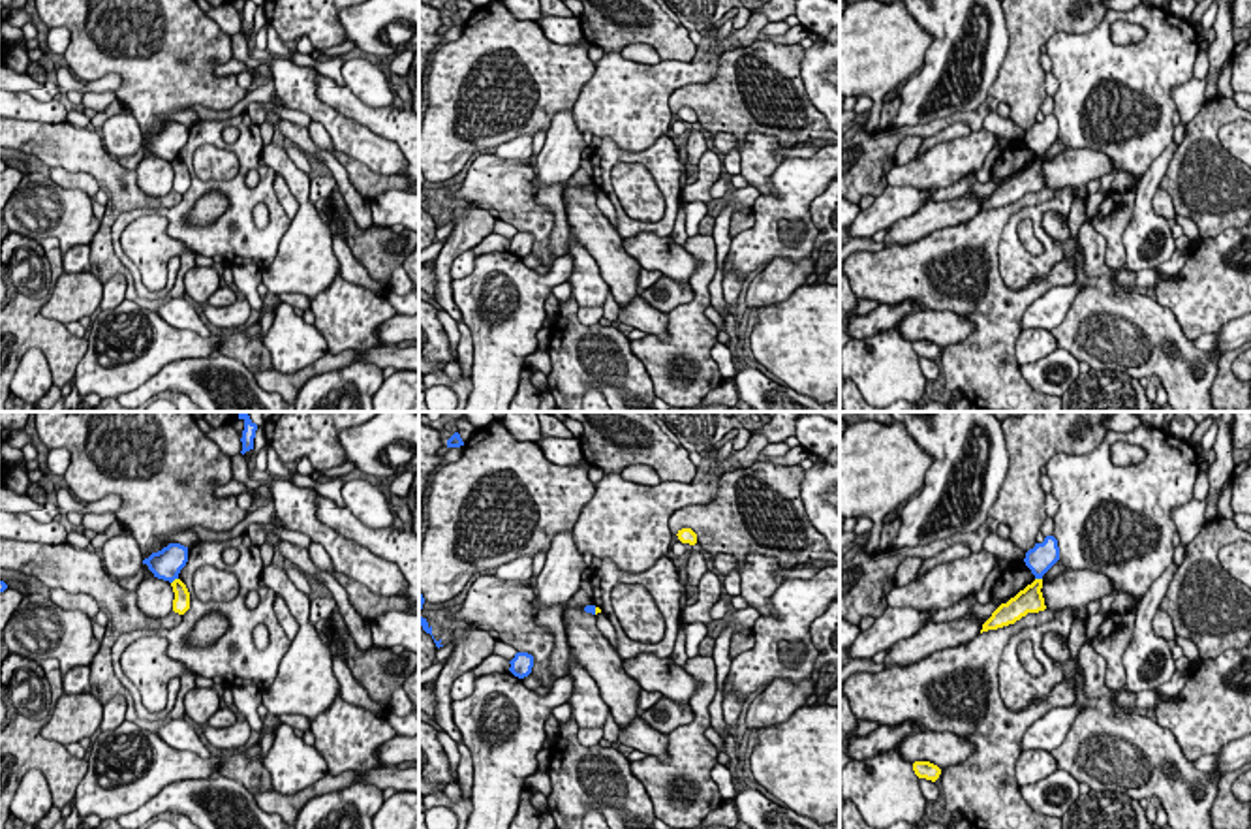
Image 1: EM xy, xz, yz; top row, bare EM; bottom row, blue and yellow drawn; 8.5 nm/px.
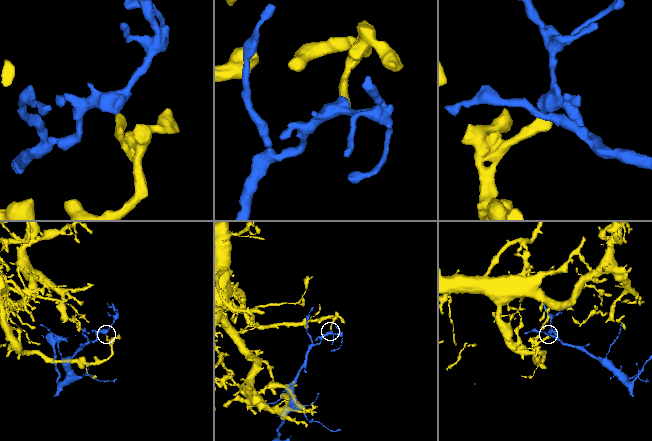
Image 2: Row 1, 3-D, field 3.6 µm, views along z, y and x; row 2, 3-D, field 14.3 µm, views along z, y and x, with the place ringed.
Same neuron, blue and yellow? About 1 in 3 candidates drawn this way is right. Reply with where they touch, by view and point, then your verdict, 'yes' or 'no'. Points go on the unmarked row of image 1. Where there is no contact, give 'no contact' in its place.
meets blue in xy at (173, 158); no

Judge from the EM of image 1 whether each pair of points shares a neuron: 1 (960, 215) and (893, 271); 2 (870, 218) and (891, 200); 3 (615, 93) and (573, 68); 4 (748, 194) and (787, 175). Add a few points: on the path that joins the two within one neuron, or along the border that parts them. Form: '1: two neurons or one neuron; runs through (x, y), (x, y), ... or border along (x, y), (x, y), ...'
1: two neurons; border along (979, 211), (968, 220), (934, 230), (902, 245)
2: one neuron; runs through (876, 215), (885, 205)
3: two neurons; border along (596, 64), (571, 109)
4: two neurons; border along (761, 194), (752, 207)

